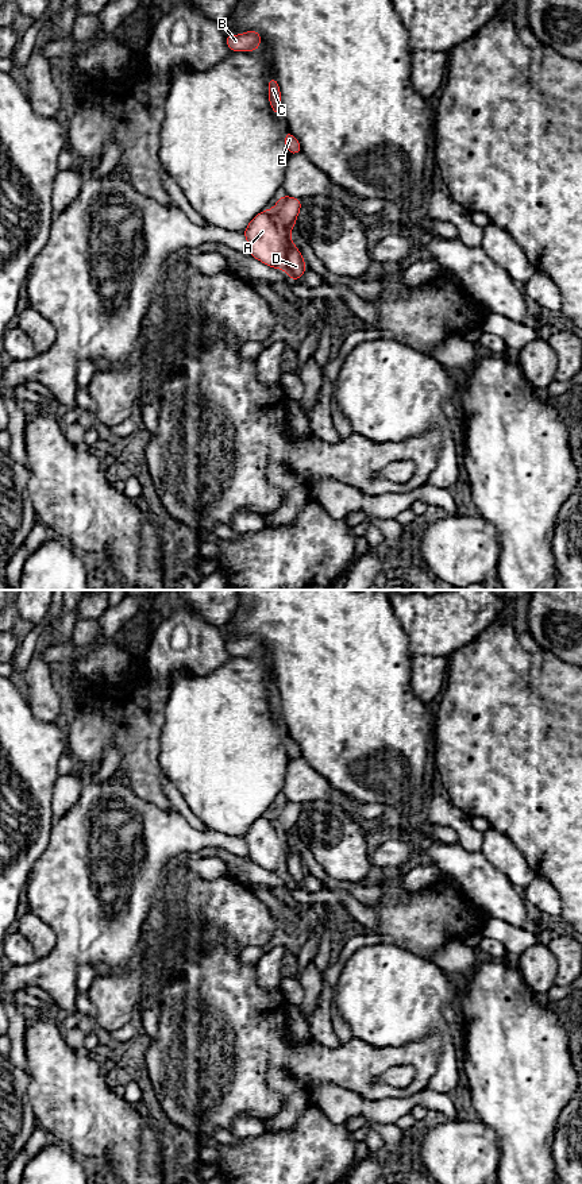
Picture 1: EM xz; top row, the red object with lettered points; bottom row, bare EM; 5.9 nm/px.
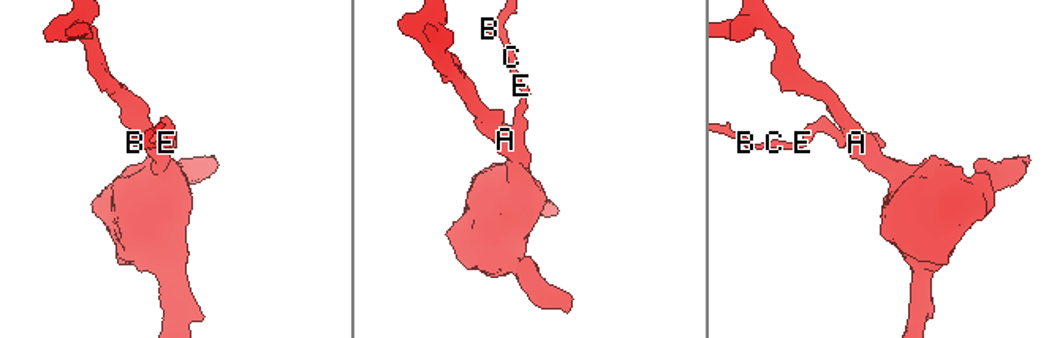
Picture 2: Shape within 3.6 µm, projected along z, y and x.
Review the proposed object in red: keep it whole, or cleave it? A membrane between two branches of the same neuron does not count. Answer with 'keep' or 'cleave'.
cleave

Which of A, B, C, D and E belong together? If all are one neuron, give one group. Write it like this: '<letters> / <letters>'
A / B C D E

